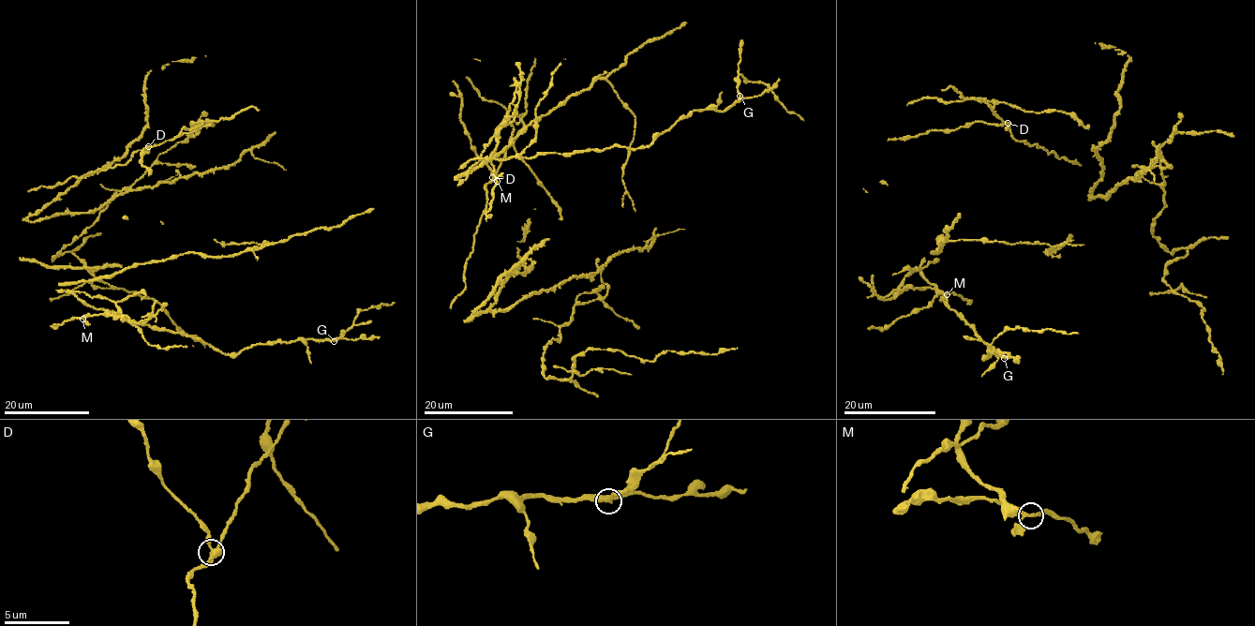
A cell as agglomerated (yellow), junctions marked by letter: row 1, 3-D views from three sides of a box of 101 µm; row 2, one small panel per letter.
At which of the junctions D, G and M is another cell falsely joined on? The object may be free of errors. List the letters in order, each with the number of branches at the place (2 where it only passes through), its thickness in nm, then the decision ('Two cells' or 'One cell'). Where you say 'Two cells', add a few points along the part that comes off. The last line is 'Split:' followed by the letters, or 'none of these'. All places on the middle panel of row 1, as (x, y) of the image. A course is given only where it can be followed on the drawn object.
D: Branches: 3. Thickness 200 nm. Two cells. Course of the part to remove: (492, 178), (485, 187), (486, 207), (464, 270), (465, 286), (455, 296), (451, 309)
G: Branches: 3. Thickness 240 nm. One cell
M: Branches: 3. Thickness 240 nm. One cell
Split: D

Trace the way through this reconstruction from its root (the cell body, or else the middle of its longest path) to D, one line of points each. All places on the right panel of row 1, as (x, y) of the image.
D: (1082, 165), (1076, 160), (1057, 158), (1053, 152), (1047, 153), (1037, 144), (1017, 141), (1008, 122)

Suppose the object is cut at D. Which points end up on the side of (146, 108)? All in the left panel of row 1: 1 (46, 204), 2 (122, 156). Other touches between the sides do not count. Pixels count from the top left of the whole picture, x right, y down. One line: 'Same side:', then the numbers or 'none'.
Same side: 1, 2

